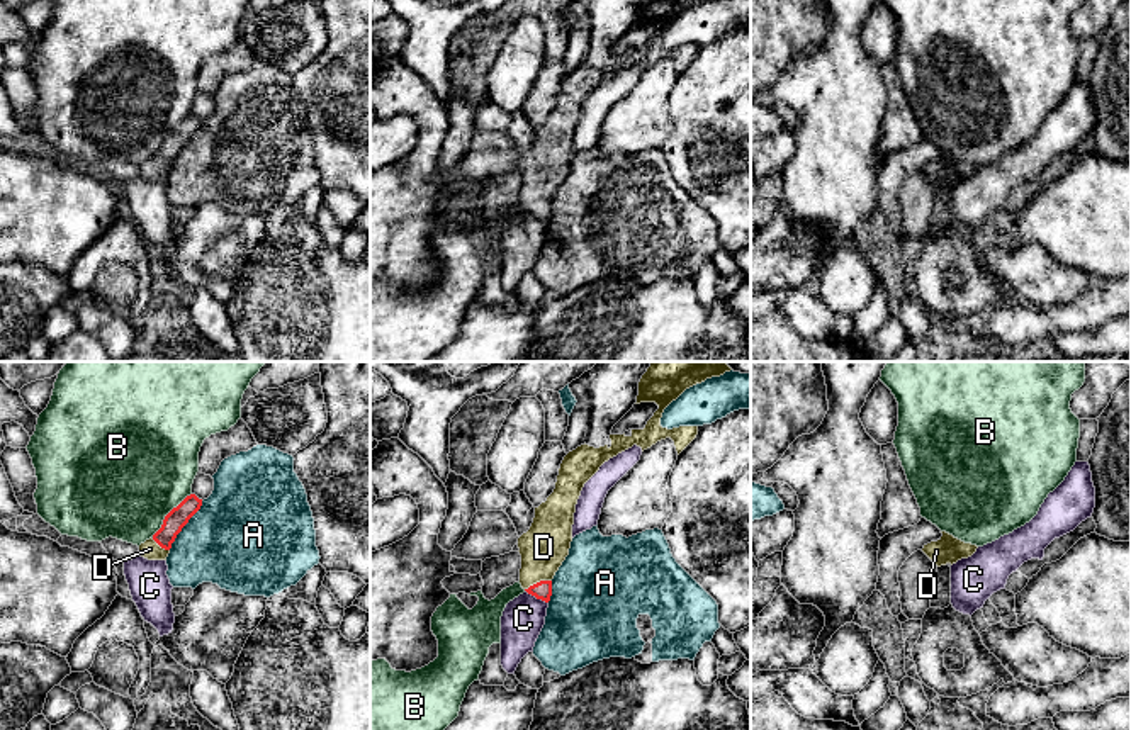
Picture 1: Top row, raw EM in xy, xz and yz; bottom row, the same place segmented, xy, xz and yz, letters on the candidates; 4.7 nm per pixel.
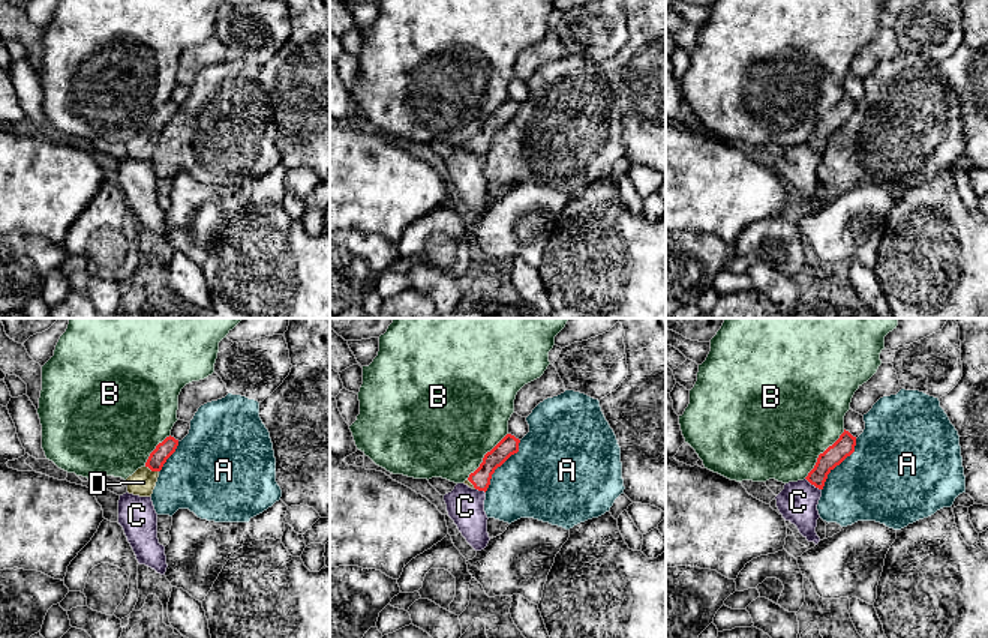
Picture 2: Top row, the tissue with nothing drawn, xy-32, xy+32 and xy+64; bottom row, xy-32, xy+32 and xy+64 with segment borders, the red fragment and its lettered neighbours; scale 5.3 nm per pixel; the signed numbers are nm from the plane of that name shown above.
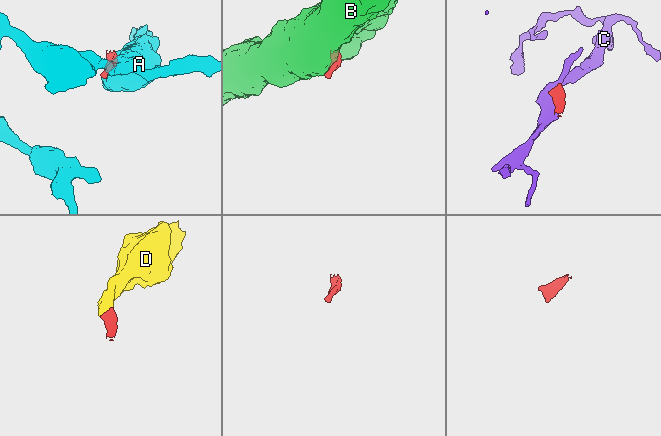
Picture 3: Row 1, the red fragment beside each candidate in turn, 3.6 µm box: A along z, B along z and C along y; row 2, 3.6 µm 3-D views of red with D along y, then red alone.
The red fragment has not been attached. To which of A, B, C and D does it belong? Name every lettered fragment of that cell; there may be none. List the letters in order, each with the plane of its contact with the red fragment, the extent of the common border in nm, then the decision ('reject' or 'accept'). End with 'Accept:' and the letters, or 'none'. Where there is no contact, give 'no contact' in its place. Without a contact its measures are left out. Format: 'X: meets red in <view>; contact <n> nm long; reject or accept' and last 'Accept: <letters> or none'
A: meets red in xy; contact 280 nm long; reject
B: meets red in xy; contact 280 nm long; reject
C: meets red in xz; contact 130 nm long; reject
D: meets red in xz; contact 140 nm long; accept
Accept: D

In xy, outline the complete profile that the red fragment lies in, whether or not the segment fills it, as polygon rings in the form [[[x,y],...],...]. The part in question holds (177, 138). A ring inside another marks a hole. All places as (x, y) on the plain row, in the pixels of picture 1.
[[[195,114],[187,115],[165,136],[161,148],[149,160],[139,165],[139,175],[148,180],[166,180],[177,154],[200,129],[200,126],[202,119]]]

